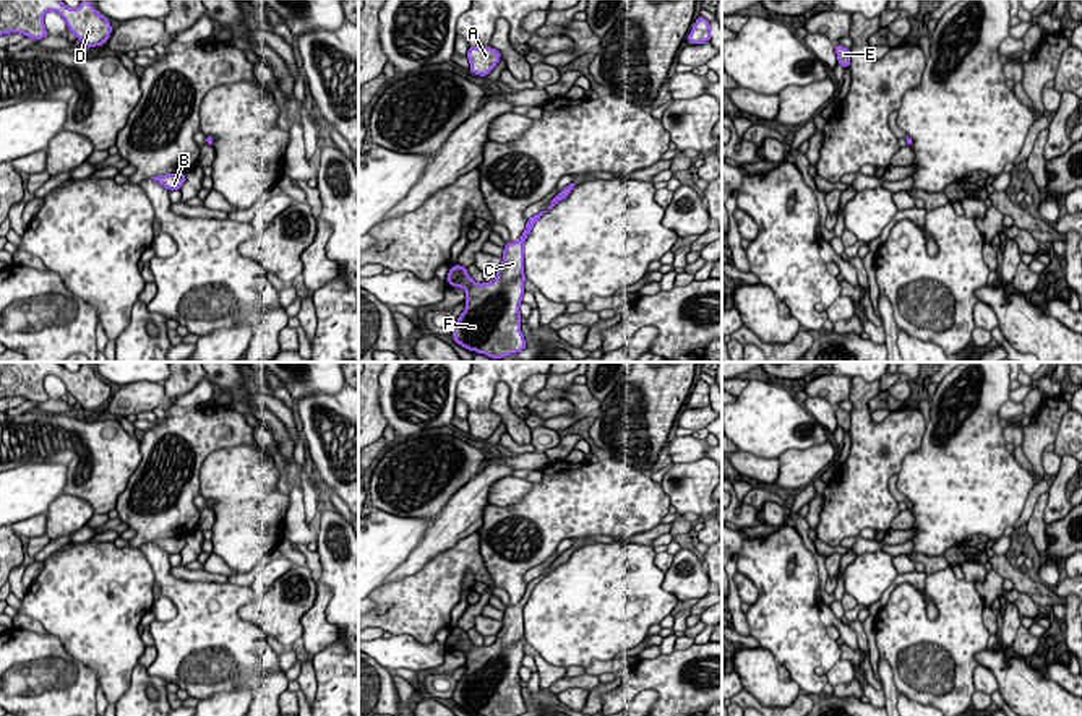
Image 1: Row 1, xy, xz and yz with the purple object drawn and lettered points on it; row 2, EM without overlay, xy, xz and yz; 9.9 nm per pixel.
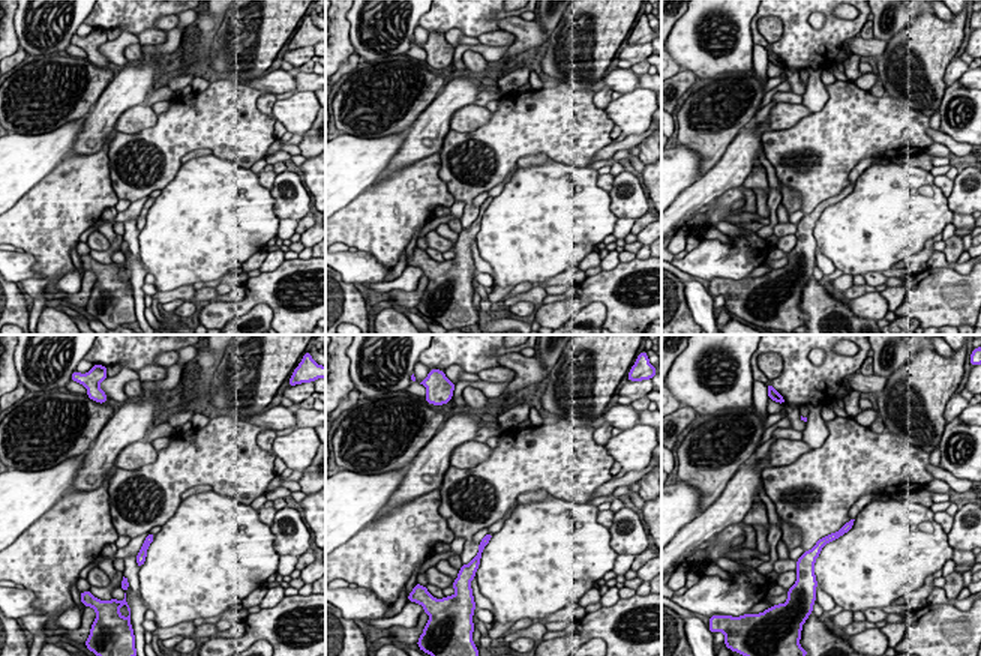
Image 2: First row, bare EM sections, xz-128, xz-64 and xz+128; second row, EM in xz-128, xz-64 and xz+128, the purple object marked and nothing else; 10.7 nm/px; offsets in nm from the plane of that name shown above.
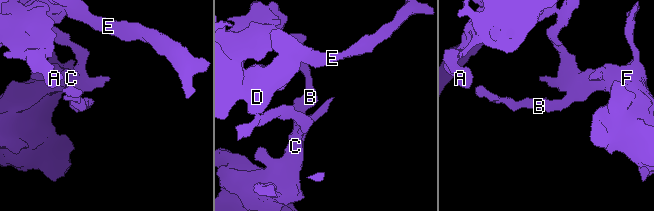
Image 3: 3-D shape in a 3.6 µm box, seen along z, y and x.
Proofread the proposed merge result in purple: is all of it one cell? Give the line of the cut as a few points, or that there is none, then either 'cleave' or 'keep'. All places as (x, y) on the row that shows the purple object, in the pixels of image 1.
cut none; keep

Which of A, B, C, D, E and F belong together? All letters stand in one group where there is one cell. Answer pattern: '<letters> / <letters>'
A B C D E F

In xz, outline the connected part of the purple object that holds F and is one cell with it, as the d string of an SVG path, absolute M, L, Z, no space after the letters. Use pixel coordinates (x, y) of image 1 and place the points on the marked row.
M547 211L532 214L522 235L505 245L503 261L493 281L479 284L469 276L467 268L451 266L448 284L466 291L466 308L451 336L464 349L501 359L527 347L519 312L526 292L524 242L543 213Z

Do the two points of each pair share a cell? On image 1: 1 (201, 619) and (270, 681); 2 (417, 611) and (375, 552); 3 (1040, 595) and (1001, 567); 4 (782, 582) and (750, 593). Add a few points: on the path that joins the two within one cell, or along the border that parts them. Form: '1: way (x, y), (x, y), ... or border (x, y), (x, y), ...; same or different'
1: border (281, 669), (266, 674), (260, 687); different
2: border (382, 583), (375, 590); different
3: way (1030, 586), (1011, 573); same
4: border (738, 572), (758, 591), (758, 599), (753, 604); different

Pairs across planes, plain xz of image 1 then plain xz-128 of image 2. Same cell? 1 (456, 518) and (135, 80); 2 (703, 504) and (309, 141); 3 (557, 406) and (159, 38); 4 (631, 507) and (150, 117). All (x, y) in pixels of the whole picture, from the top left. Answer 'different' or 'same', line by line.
1: same
2: different
3: same
4: different

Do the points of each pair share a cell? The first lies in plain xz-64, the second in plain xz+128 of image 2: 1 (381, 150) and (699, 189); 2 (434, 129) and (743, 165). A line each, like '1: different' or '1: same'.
1: different
2: same

